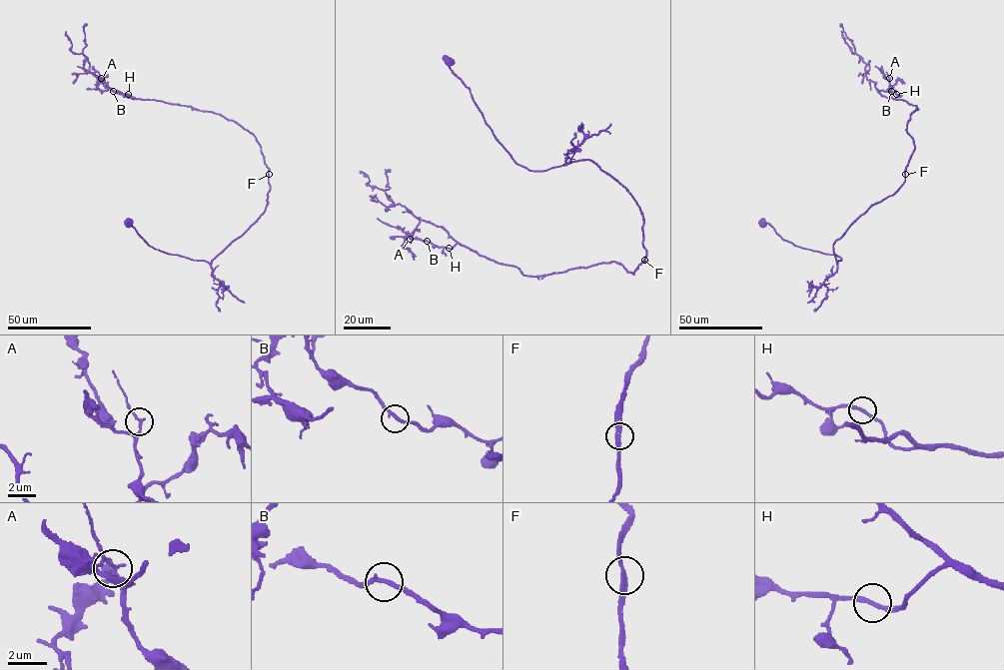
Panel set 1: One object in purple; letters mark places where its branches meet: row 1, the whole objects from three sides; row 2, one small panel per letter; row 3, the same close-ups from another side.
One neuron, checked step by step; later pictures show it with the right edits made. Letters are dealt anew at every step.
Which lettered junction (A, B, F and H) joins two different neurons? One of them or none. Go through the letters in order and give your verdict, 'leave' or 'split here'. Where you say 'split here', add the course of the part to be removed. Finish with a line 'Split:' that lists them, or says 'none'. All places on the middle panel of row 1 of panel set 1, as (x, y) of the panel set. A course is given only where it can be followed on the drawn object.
A: leave
B: leave
F: leave
H: leave
Split: none

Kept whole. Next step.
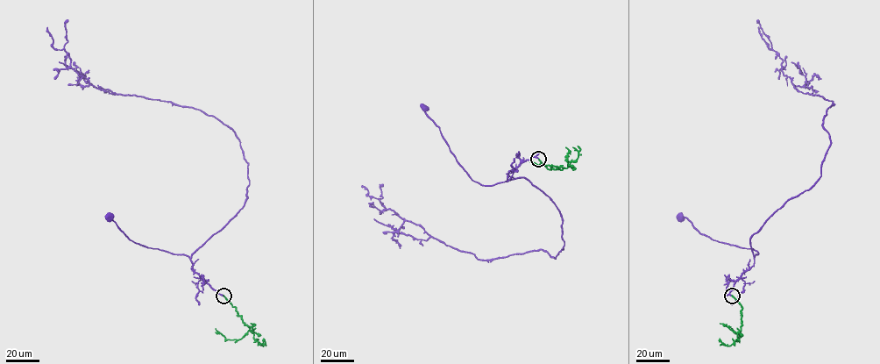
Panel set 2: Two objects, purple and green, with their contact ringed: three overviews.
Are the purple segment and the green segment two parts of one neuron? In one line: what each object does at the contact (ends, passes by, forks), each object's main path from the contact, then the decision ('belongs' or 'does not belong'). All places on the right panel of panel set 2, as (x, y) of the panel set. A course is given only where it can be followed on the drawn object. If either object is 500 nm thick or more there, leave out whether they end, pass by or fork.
purple ends | green ends | purple via (732, 296), (729, 292), (734, 282), (754, 265), (757, 252), (713, 240), (701, 234), (687, 218), (681, 217) | green via (732, 296), (742, 308), (738, 339), (731, 328) | belongs

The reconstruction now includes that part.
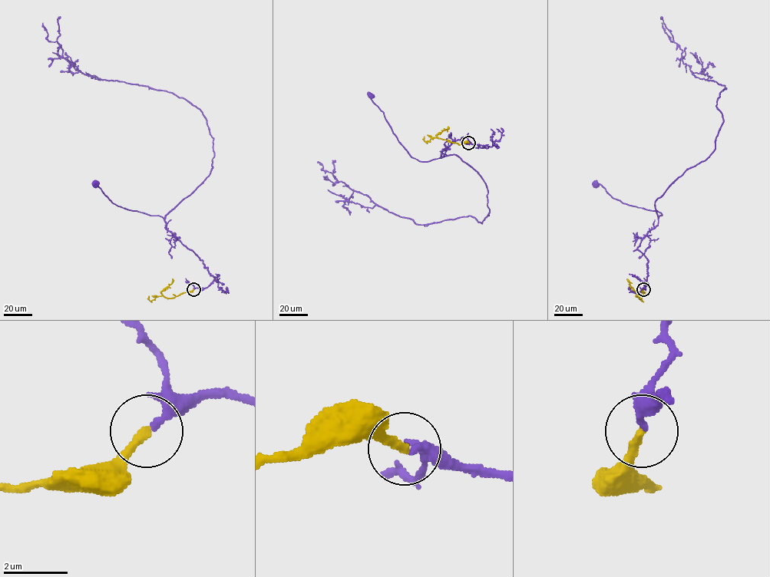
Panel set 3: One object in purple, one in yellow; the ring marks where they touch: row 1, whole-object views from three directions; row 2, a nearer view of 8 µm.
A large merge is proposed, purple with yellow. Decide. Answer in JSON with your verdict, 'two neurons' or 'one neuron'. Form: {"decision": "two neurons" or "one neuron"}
{"decision": "one neuron"}

